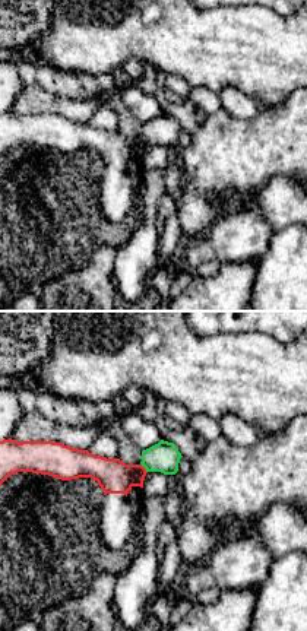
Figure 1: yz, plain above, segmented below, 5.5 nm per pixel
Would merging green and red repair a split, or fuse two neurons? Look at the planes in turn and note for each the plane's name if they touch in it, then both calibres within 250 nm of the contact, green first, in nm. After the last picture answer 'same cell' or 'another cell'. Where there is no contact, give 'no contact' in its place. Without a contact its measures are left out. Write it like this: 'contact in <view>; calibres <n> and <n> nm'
contact in yz; calibres 170 and 190 nm

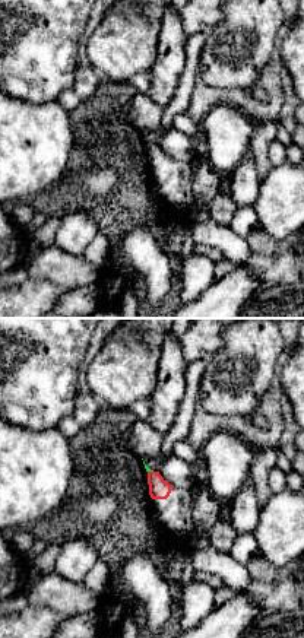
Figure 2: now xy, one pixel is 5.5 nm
contact in xy; calibres 20 and 110 nm

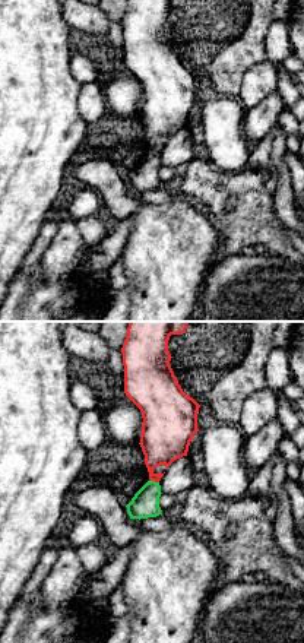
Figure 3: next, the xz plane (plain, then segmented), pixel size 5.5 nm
contact in xz; calibres 150 and 280 nm

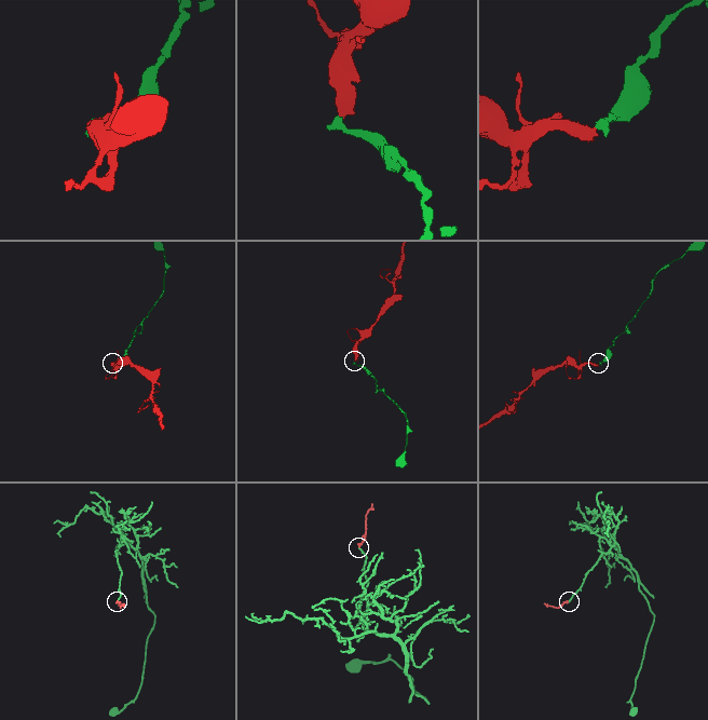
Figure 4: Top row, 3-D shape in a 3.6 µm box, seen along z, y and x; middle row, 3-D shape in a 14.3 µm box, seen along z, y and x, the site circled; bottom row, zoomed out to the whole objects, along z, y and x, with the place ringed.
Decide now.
another cell

